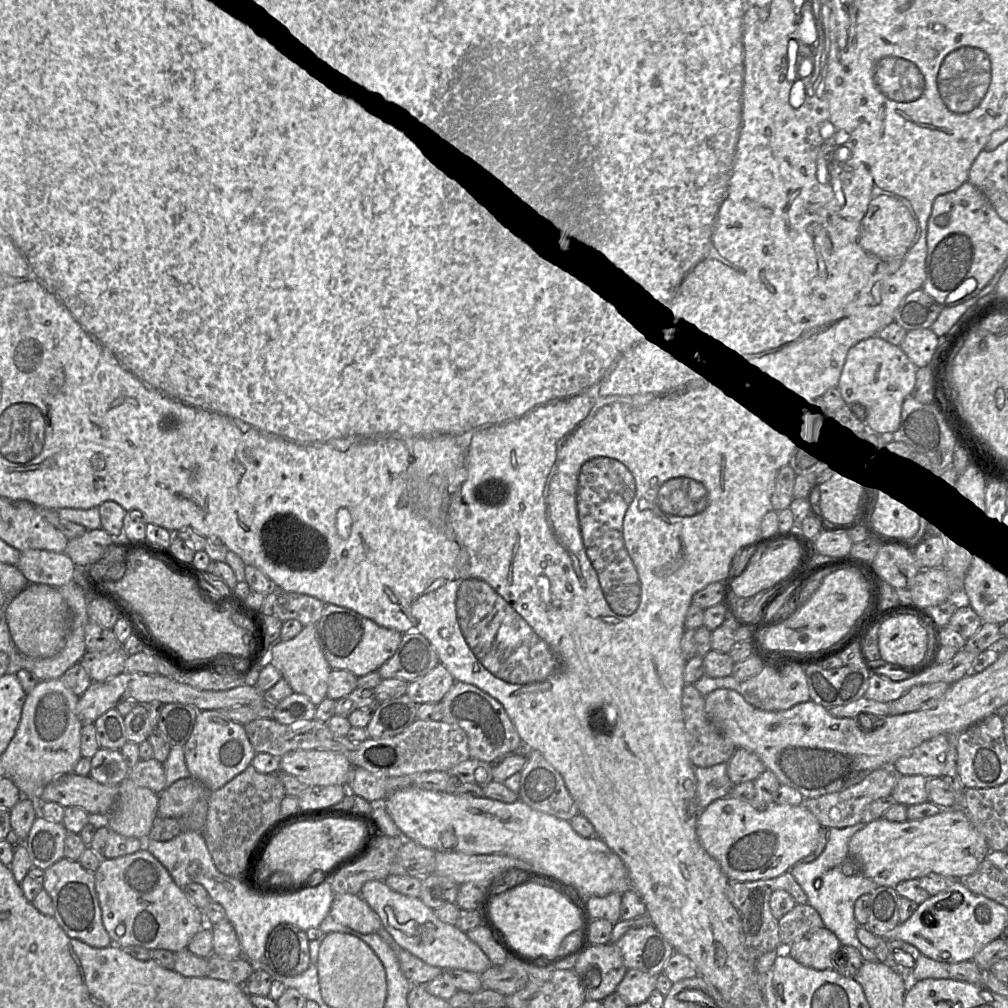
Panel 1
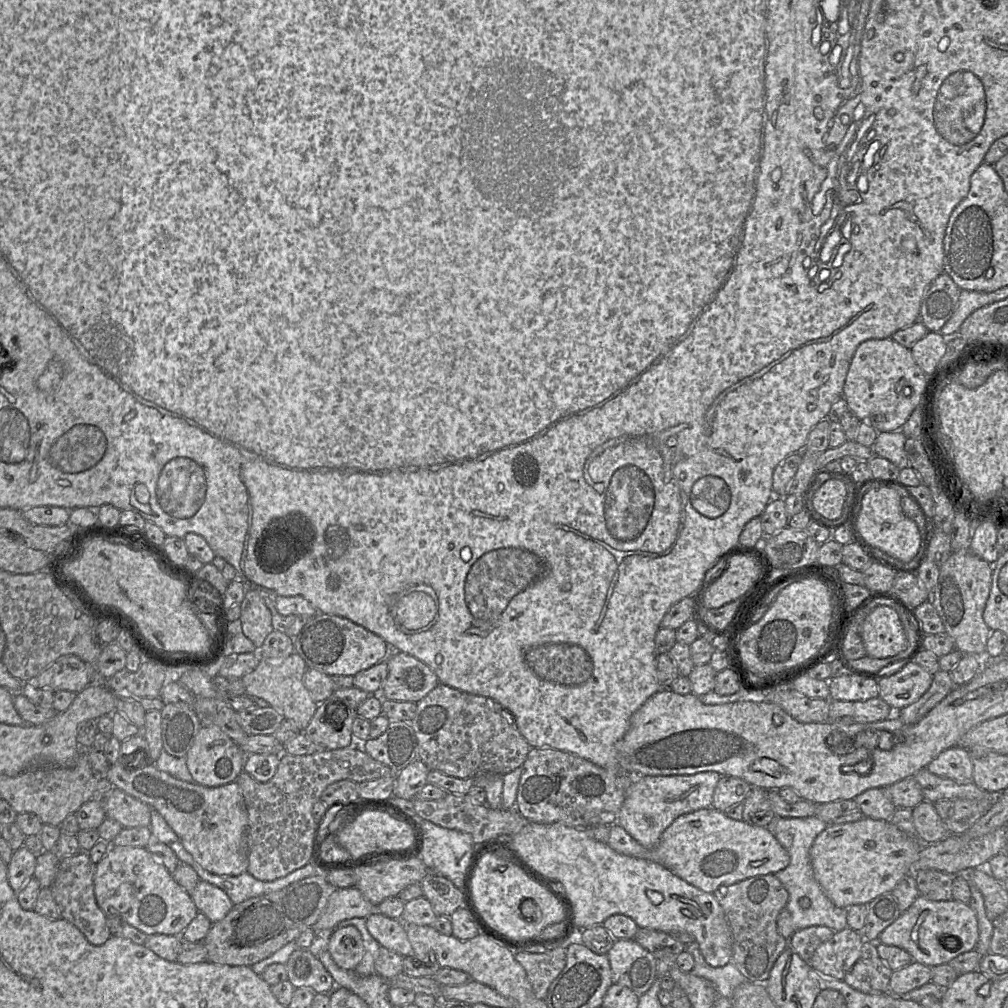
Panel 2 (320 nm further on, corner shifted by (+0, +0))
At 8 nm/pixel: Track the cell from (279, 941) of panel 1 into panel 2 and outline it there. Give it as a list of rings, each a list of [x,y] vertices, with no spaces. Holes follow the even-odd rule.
[[[297,948],[285,966],[288,980],[295,988],[308,987],[315,993],[330,993],[336,987],[332,976],[312,949]]]

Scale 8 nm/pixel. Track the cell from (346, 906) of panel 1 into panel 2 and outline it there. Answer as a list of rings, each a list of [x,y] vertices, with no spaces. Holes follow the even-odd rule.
[[[379,912],[366,917],[370,935],[380,944],[402,956],[413,956],[413,949],[401,919],[389,918]]]

